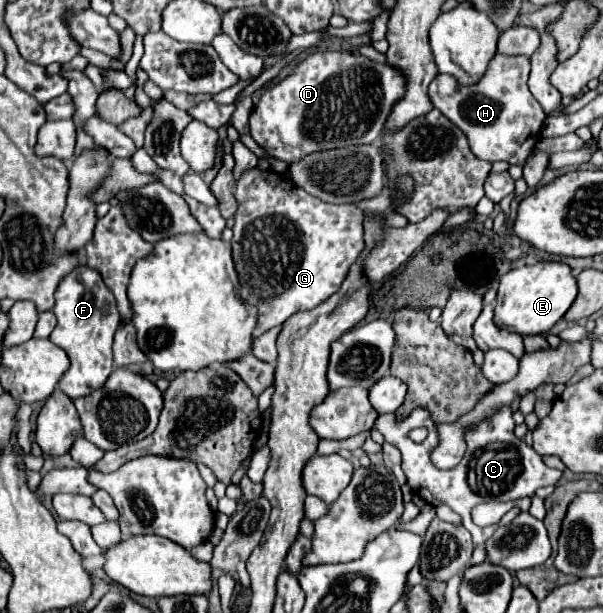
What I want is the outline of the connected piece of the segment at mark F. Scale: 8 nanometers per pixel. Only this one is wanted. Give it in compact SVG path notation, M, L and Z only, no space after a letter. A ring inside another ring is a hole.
M86 265L74 267L56 289L54 315L58 319L50 341L62 347L70 359L70 369L60 379L60 389L70 397L82 397L102 387L112 373L112 339L120 325L120 313L112 291L106 287L98 271Z

